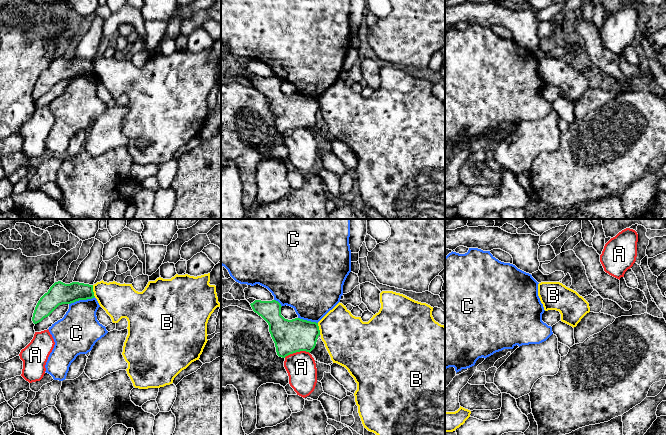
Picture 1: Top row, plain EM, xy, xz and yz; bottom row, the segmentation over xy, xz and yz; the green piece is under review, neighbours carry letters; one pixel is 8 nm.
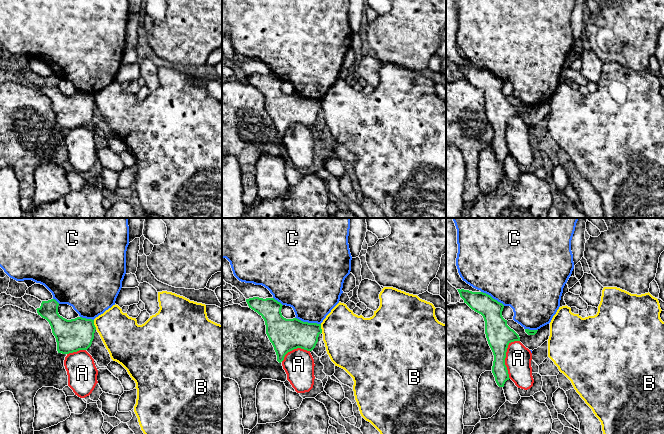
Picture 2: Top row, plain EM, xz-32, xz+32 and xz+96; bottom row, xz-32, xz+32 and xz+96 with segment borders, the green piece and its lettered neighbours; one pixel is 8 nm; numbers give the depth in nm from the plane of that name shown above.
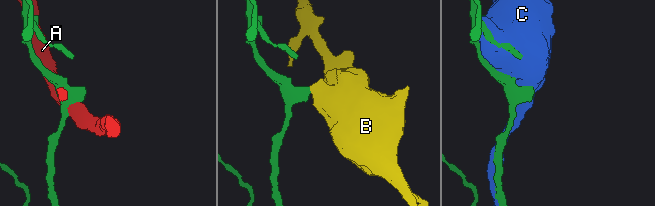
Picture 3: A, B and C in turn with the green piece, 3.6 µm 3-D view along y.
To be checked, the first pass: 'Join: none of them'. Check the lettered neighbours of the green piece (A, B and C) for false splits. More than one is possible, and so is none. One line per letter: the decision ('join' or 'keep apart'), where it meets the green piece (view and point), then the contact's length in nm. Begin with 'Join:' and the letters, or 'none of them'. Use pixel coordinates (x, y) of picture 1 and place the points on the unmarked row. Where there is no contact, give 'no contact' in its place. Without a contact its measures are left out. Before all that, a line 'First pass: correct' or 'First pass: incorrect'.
First pass: correct
Join: none of them
A: keep apart; meets green in xz at (296, 127); contact 220 nm long
B: keep apart; meets green in xy at (92, 67); contact 100 nm long
C: keep apart; meets green in xy at (81, 75); contact 220 nm long

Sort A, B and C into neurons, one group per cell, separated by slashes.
A / B / C

